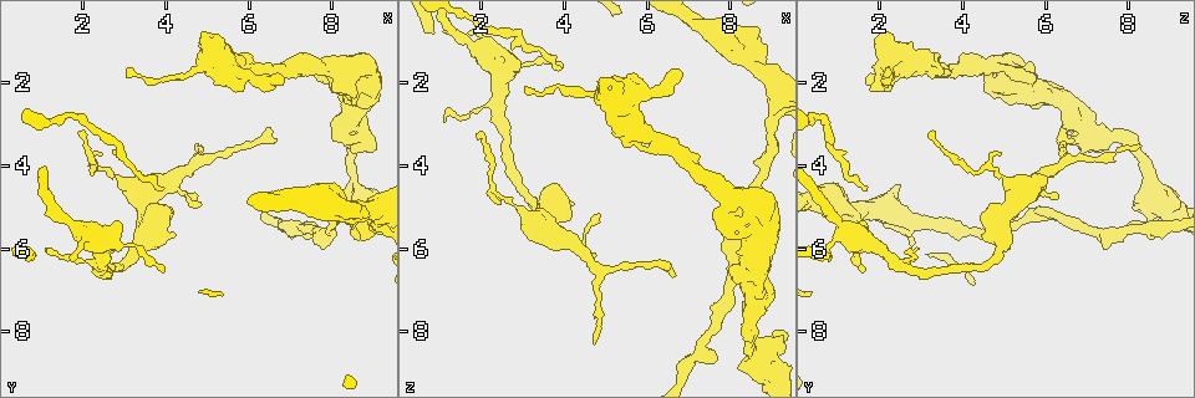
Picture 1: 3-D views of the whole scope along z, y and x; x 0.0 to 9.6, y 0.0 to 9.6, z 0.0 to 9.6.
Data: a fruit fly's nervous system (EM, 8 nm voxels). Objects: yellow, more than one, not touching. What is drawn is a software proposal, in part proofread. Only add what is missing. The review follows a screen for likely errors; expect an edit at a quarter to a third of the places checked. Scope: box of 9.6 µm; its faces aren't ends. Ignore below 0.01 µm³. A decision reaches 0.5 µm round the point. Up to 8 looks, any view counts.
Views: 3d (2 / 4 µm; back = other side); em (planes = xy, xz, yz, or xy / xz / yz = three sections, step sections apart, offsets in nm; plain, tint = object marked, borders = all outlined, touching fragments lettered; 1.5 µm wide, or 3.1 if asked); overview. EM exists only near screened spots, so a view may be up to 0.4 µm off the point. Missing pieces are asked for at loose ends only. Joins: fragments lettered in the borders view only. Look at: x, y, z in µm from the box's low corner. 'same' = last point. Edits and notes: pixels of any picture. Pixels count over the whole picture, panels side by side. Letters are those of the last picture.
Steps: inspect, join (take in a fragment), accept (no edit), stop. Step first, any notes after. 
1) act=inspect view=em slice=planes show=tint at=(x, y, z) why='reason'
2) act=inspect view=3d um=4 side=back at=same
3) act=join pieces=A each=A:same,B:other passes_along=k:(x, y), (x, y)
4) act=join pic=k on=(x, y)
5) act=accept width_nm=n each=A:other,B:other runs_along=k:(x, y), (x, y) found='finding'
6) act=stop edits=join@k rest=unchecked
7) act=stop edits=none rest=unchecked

act=inspect view=3d um=4 at=(1.95, 3.20, 3.30) why='branch stops here'

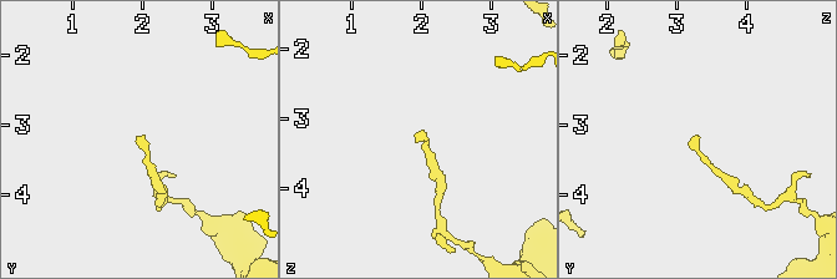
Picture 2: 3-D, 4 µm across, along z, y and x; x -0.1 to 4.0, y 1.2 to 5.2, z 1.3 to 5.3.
act=inspect view=em slice=planes show=plain at=(1.95, 3.15, 3.35) why='now the EM'

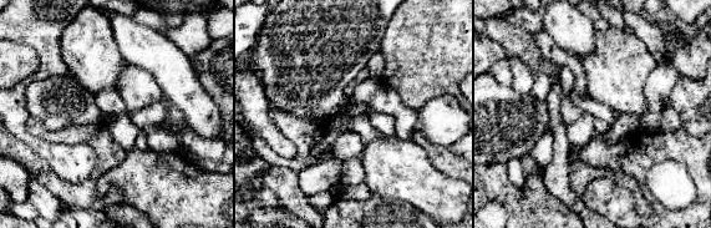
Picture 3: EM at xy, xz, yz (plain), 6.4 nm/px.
act=inspect view=em slice=planes show=borders at=same why='what lies round it'

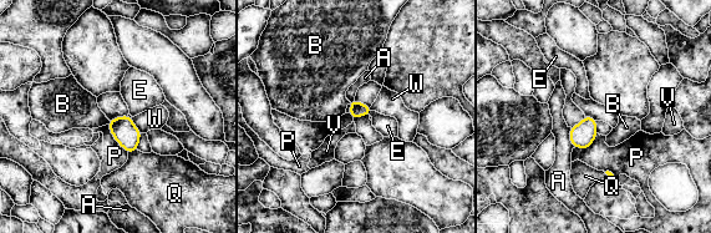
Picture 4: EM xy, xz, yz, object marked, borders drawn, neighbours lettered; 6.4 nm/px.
act=accept each=A:other,B:other,E:other,P:other,Q:other,V:other,W:other border=4:(598, 121), (597, 132) found='no lettered fragment goes on from it'

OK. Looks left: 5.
act=inspect view=3d um=4 at=(4.00, 4.55, 1.70) why='end of a long branch'

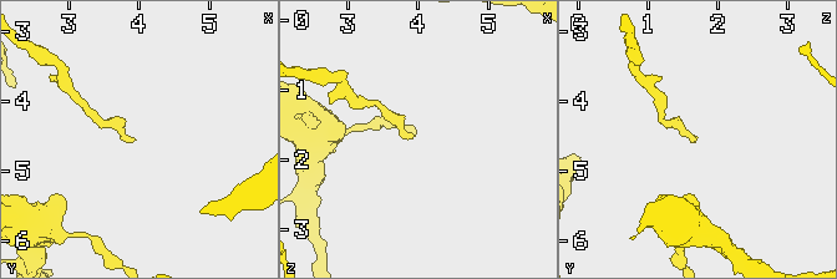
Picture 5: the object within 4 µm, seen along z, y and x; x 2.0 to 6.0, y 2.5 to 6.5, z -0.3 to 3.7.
act=inspect view=em um=3.1 slice=planes show=borders at=(3.95, 4.55, 1.65)

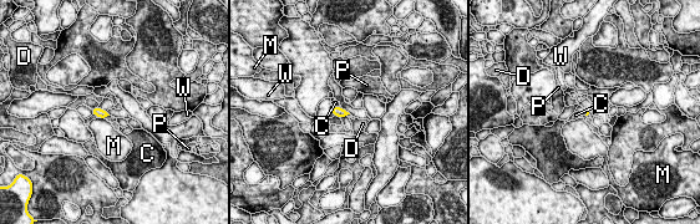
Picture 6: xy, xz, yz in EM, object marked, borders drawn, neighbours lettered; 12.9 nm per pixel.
act=accept each=C:other,D:other,M:other,P:other,W:other border=6:(99, 106), (106, 111) found='none of them fits'

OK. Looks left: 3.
act=inspect view=3d um=2 at=(5.20, 1.30, 3.15) why='stops while still wide'

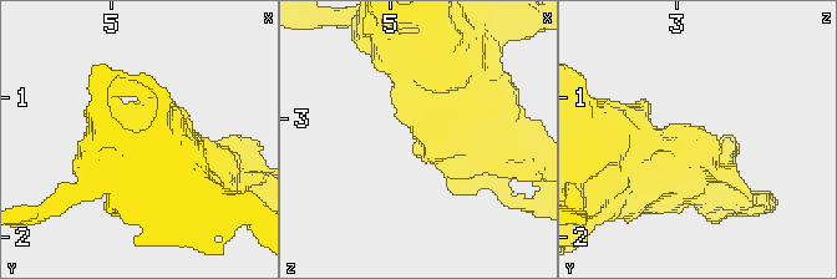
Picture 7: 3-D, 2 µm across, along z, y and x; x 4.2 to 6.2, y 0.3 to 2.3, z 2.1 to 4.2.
act=inspect view=em slice=planes show=plain at=(5.14, 1.32, 3.16)

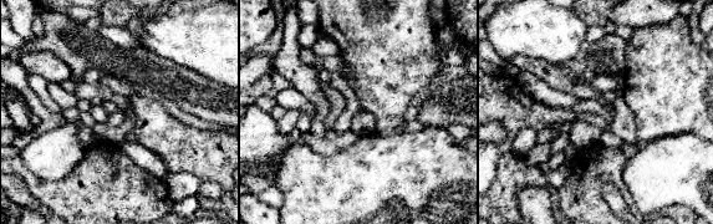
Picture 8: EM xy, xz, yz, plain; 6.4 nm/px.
act=inspect view=em slice=planes show=borders at=same

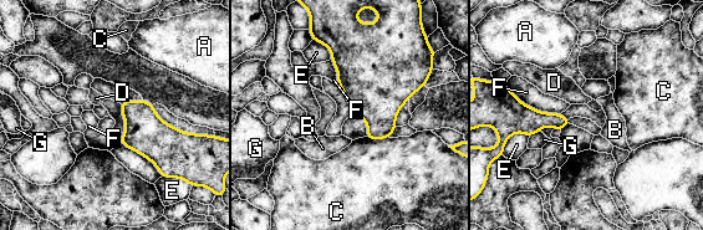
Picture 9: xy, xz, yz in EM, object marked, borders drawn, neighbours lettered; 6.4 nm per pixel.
act=accept each=A:other,B:other,C:other,D:other,E:other,F:other,G:other border=9:(336, 83), (352, 113) found='none of them fits'

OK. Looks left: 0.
act=stop edits=none rest=unchecked

